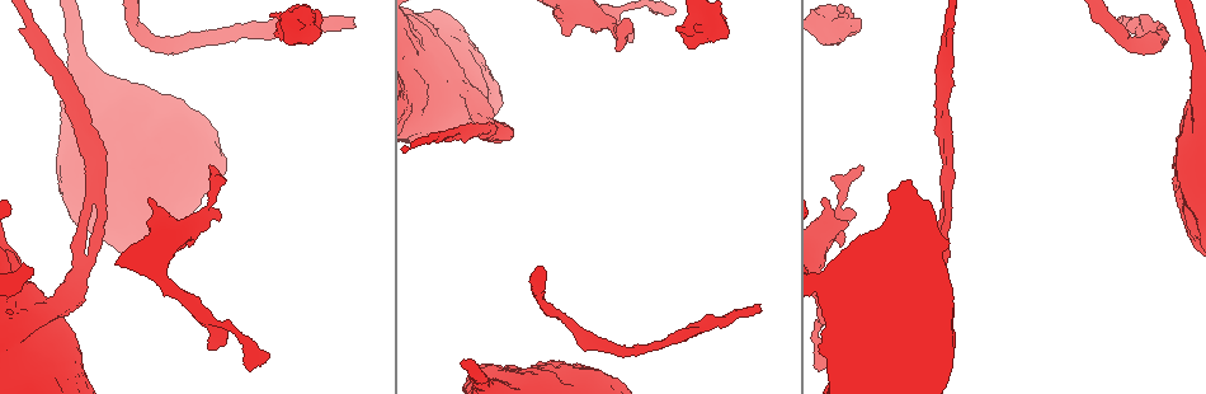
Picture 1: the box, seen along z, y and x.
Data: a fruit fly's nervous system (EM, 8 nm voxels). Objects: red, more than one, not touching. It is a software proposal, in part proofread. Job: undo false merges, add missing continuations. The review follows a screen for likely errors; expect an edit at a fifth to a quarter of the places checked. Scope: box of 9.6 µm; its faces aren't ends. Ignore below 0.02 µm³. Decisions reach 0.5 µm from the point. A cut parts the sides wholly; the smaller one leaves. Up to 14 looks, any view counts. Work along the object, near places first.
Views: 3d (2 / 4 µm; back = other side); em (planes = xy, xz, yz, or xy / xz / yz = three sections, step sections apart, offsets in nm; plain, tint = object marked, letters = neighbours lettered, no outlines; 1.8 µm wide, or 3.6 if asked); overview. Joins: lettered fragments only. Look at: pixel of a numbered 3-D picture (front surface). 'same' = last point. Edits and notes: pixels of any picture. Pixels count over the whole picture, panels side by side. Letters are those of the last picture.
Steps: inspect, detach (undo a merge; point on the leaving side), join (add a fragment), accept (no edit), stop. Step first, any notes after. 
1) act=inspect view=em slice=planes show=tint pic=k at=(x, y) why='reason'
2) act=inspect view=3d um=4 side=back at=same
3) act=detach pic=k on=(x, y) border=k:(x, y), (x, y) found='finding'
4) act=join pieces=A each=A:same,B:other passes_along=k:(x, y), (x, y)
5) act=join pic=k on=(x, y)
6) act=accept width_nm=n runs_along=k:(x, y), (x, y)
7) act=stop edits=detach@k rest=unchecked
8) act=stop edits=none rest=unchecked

act=inspect view=em slice=xz step=8 show=tint pic=1 at=(1122, 19) why='an open end'

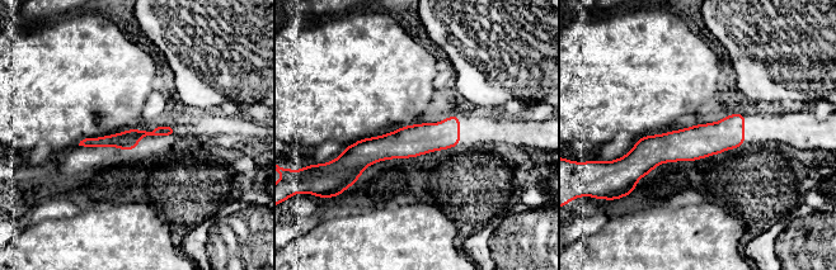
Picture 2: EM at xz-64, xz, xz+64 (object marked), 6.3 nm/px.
act=inspect view=em slice=planes show=letters at=same why='cut it another way'

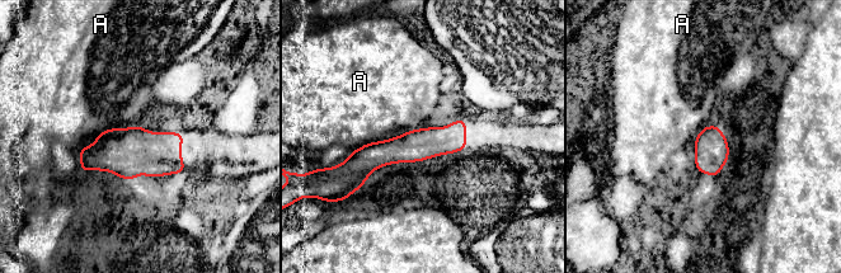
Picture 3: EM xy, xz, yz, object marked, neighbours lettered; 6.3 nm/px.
act=accept each=A:other runs_along=3:(463, 123), (446, 140), (349, 160) found='none of them fits'

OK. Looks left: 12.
act=inspect view=em slice=planes show=tint pic=1 at=(862, 166) why='branch stops here'

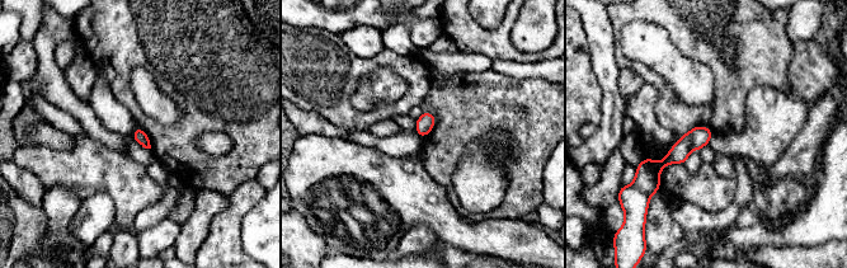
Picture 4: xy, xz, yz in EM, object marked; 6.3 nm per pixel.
act=inspect view=em slice=planes show=letters at=same

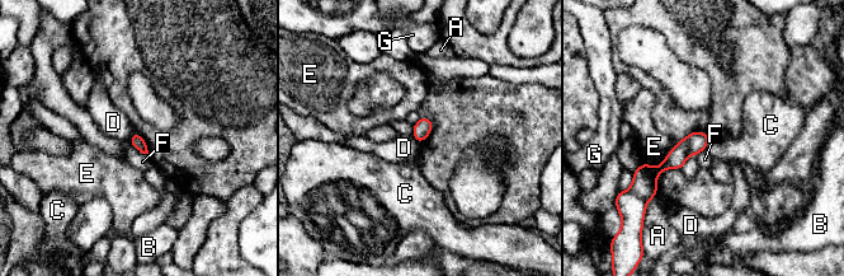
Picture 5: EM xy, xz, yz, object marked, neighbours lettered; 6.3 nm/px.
act=accept each=A:other,B:other,C:other,D:other,E:other,F:other,G:other found='none of them fits'

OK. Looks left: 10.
act=inspect view=em slice=planes show=letters pic=1 at=(267, 357) why='free end'

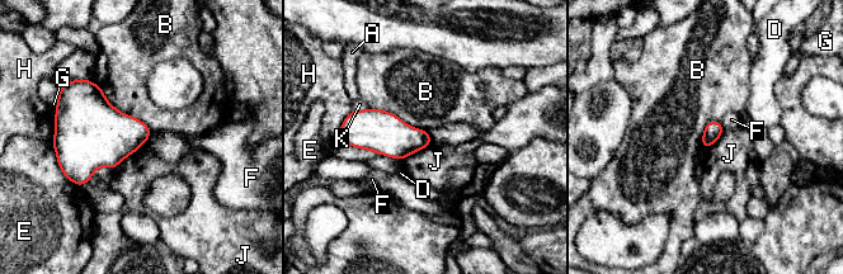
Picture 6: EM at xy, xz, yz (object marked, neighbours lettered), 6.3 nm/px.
act=accept width_nm=110 longest_contact=B:420nm each=A:other,B:other,D:other,E:other,F:other,G:other,H:other,J:other,K:other found='no lettered fragment goes on from it'

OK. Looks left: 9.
act=inspect view=em um=3.6 slice=xz step=8 show=tint pic=1 at=(948, 175) why='touches itself'

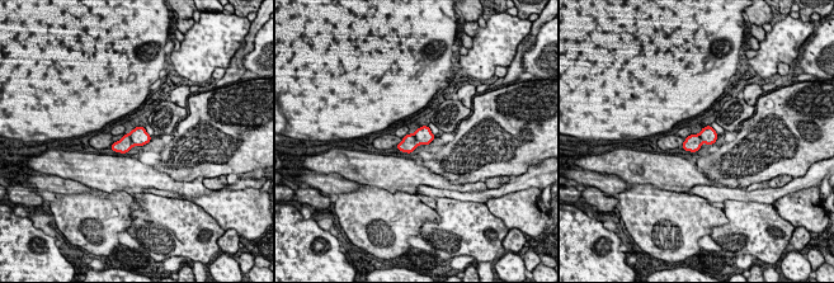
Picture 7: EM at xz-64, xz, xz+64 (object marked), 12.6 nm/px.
act=inspect view=em um=3.6 slice=planes show=tint at=same

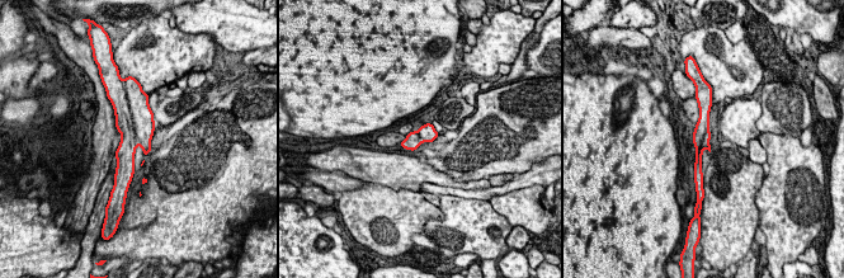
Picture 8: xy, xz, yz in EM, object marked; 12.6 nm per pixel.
act=inspect view=em um=3.6 slice=planes show=letters at=same

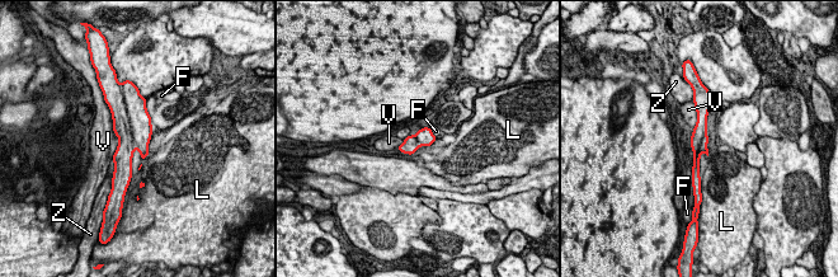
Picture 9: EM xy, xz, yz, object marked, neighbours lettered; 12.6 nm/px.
act=accept longest_contact=V:700nm each=F:other,L:other,V:other,Z:other runs_along=9:(701, 106), (695, 178) found='continuous, no second cell'

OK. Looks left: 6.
act=inspect view=em slice=xz step=4 show=tint pic=1 at=(455, 130) why='touches itself'

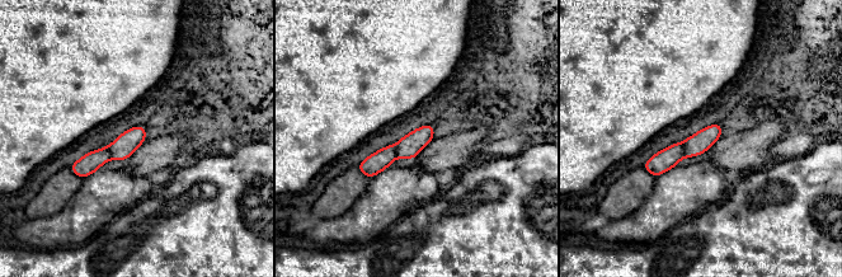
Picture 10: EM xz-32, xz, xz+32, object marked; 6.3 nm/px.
act=inspect view=em slice=planes show=letters at=same

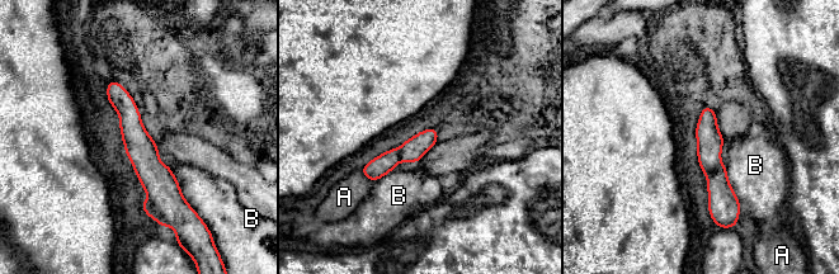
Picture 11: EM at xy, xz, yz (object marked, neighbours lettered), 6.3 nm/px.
act=accept longest_contact=B:300nm each=A:other,B:other border=11:(170, 168), (180, 193), (192, 208) found='continuous, no second cell'

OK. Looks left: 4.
act=inspect view=em um=3.6 slice=planes show=plain pic=1 at=(272, 16) why='stops while still wide'

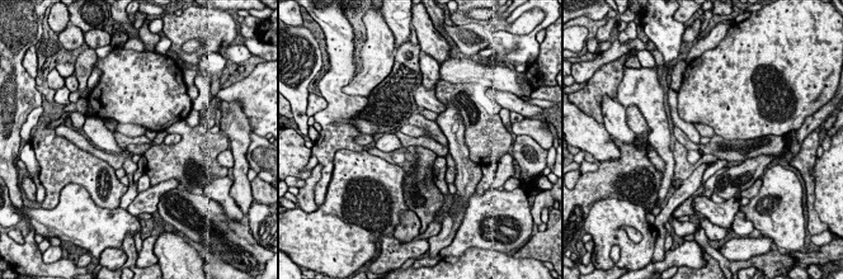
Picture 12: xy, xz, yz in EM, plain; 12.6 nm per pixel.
act=inspect view=em um=3.6 slice=planes show=letters at=same why='see the neighbours'

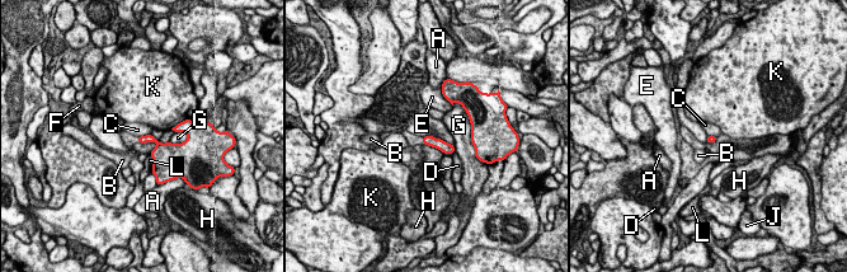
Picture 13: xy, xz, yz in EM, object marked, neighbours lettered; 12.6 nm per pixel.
act=join pieces=F longest_contact=L:220nm each=A:other,B:other,C:other,D:other,E:other,F:same,G:other,H:other,J:other,K:other,L:other found='the cell continues'

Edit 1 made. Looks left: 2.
act=stop edits=join@13 rest=unchecked

